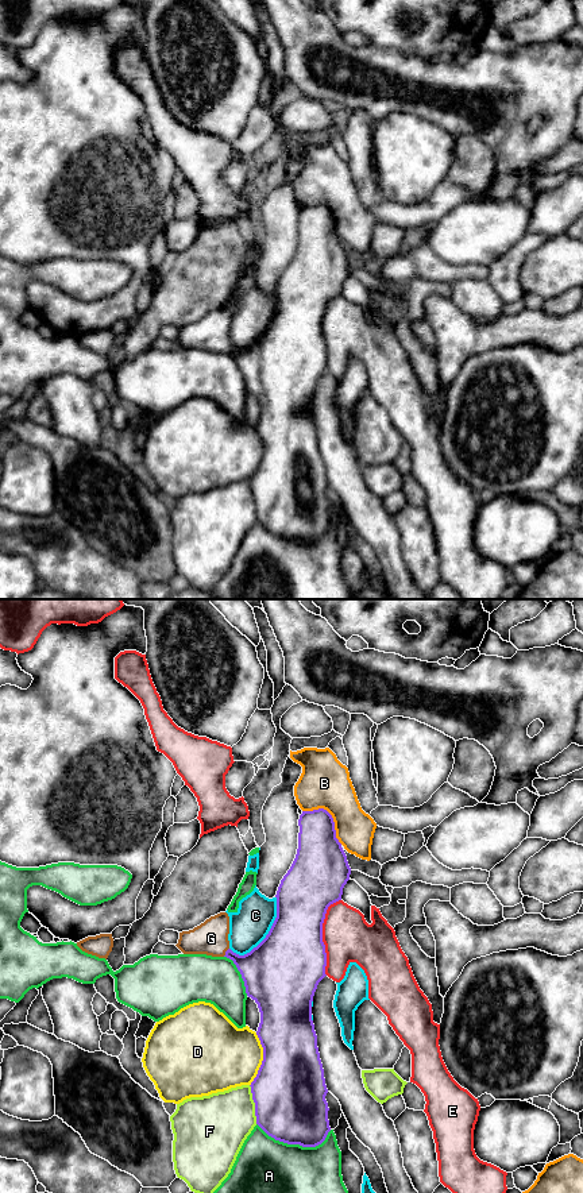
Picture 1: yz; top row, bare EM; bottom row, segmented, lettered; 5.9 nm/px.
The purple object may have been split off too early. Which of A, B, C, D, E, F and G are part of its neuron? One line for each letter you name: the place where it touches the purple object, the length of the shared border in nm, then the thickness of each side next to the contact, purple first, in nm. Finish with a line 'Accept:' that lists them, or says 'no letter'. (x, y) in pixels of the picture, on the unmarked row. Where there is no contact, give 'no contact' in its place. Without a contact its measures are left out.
G: meets purple in yz at (226, 347); contact 70 nm long; 280 nm thick on the purple side, 200 nm on the other
Accept: G

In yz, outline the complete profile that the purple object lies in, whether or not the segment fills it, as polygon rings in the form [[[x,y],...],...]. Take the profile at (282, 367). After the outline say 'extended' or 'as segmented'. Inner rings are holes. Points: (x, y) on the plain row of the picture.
[[[327,205],[302,206],[298,221],[297,250],[290,265],[281,275],[275,290],[277,313],[266,333],[256,343],[244,351],[239,351],[229,344],[229,312],[227,308],[211,312],[193,325],[179,328],[175,341],[184,350],[227,352],[233,356],[244,377],[247,391],[258,399],[260,408],[256,431],[263,443],[263,456],[250,480],[255,498],[256,520],[275,536],[302,543],[316,543],[325,536],[331,522],[328,516],[329,503],[325,495],[328,484],[312,416],[312,397],[318,378],[327,371],[327,348],[323,337],[325,309],[331,300],[341,296],[351,263],[341,239],[336,233],[333,213]]]; extended

